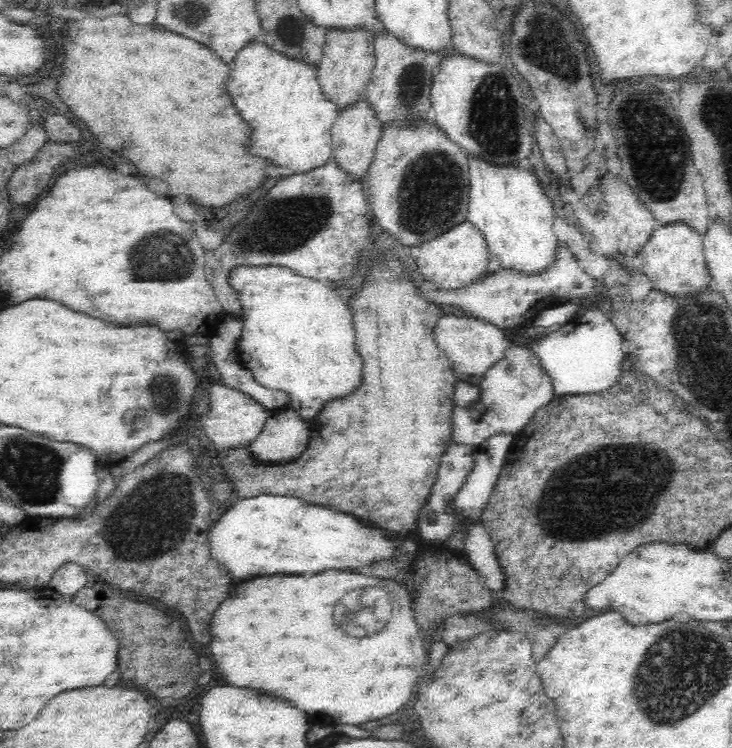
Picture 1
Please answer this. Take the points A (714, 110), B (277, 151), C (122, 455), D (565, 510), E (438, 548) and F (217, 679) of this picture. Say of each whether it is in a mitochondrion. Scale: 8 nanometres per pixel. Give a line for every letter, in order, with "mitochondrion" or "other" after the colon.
A: mitochondrion
B: other
C: other
D: mitochondrion
E: other
F: other

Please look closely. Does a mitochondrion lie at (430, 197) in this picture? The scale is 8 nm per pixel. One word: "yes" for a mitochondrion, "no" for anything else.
yes

